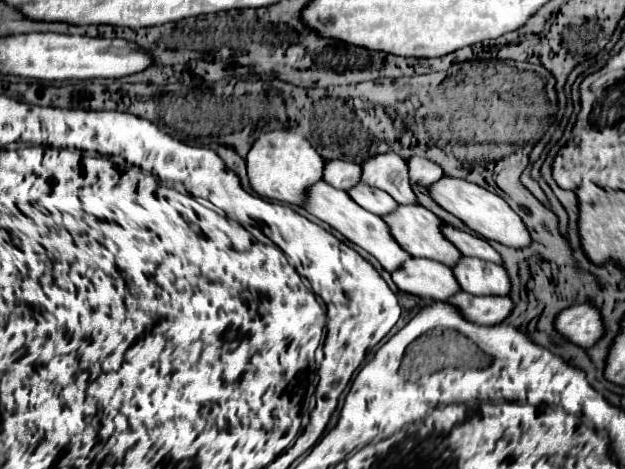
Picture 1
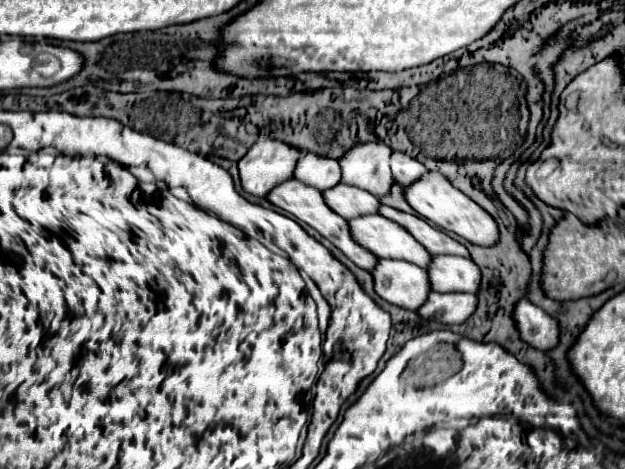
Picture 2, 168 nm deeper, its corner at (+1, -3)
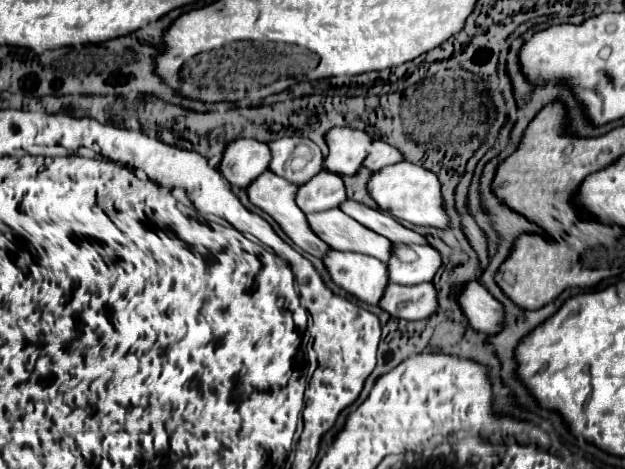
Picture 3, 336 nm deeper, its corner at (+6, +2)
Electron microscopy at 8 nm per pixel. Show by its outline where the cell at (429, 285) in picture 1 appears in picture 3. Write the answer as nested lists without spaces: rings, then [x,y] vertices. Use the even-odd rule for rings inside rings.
[[[328,251],[322,263],[338,287],[368,305],[378,305],[384,287],[390,283],[384,263],[368,255]]]

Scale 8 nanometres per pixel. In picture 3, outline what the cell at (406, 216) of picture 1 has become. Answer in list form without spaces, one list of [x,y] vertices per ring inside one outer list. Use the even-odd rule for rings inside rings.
[[[340,209],[310,213],[308,225],[330,249],[336,251],[364,253],[380,261],[388,259],[388,251],[392,251],[392,243],[388,239],[360,227],[360,223],[348,219]]]

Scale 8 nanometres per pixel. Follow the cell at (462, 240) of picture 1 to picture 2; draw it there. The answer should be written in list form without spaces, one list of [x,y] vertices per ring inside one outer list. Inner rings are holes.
[[[381,206],[379,214],[383,214],[389,220],[397,220],[397,224],[409,228],[409,232],[413,232],[413,236],[421,244],[425,244],[425,248],[429,248],[429,252],[433,252],[433,254],[455,254],[455,256],[469,258],[469,250],[461,242],[453,240],[443,230],[431,226],[429,222],[425,222],[423,218],[419,218],[415,214],[405,214],[391,206]]]

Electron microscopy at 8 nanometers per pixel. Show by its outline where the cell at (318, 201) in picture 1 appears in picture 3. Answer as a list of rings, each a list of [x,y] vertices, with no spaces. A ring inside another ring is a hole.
[[[264,171],[256,181],[252,181],[246,189],[248,193],[248,199],[252,205],[256,205],[258,209],[262,209],[268,217],[272,217],[280,227],[282,231],[290,237],[292,245],[304,253],[310,253],[314,257],[324,257],[328,247],[324,247],[324,243],[320,243],[320,239],[316,239],[316,235],[312,235],[312,231],[308,231],[308,221],[306,221],[306,215],[296,209],[296,203],[294,203],[294,197],[296,197],[296,187],[294,183],[288,183],[286,179],[280,179],[278,175],[274,175],[272,171]]]

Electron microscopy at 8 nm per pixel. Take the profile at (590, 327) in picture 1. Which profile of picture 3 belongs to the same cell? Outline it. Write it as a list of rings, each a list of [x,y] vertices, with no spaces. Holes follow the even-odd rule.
[[[476,281],[462,285],[460,289],[460,309],[468,319],[470,327],[480,333],[496,333],[504,319],[502,305]]]

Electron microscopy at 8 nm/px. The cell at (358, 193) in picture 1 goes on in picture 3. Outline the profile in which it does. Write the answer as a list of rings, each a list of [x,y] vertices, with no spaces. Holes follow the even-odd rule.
[[[320,171],[314,179],[302,183],[296,193],[296,205],[304,213],[328,211],[346,201],[344,183],[336,173]]]

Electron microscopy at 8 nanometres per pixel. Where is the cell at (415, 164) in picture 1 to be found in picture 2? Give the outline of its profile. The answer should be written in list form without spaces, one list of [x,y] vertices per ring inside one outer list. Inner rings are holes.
[[[393,152],[393,156],[391,156],[391,168],[393,168],[395,182],[399,182],[405,188],[411,186],[423,174],[429,172],[419,160],[415,160],[415,158],[411,158],[411,156],[403,154],[403,152]]]

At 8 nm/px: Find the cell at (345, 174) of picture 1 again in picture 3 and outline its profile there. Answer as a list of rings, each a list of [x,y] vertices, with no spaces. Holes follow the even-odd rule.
[[[282,137],[268,143],[272,159],[268,169],[294,185],[302,185],[322,169],[320,149],[304,137]]]

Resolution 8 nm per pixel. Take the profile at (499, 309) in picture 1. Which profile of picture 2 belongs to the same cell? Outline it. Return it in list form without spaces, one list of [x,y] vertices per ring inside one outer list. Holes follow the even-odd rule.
[[[433,292],[425,302],[425,308],[419,308],[419,314],[427,320],[435,320],[445,326],[455,326],[467,322],[477,310],[479,298],[475,294],[441,294]]]

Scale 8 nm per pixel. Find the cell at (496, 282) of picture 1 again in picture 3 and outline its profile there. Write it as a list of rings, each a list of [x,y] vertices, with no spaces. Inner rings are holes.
[[[410,245],[410,249],[416,253],[416,259],[406,263],[400,261],[396,255],[392,255],[386,261],[388,279],[398,285],[416,285],[432,281],[436,271],[440,269],[440,255],[428,245]]]

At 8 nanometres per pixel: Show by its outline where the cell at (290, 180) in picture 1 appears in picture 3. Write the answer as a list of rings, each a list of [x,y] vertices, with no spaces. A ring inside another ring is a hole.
[[[234,139],[226,143],[218,169],[230,185],[248,187],[268,169],[270,157],[266,143],[256,139]]]

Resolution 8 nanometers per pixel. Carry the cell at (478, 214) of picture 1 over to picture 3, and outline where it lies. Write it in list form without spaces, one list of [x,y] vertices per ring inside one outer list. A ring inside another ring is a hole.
[[[400,161],[394,165],[388,165],[376,173],[370,175],[366,189],[370,197],[376,201],[378,209],[386,211],[398,221],[408,221],[412,225],[422,227],[438,227],[444,229],[448,225],[448,217],[442,211],[442,195],[440,195],[440,181],[436,175],[424,167],[418,167],[410,161]]]

